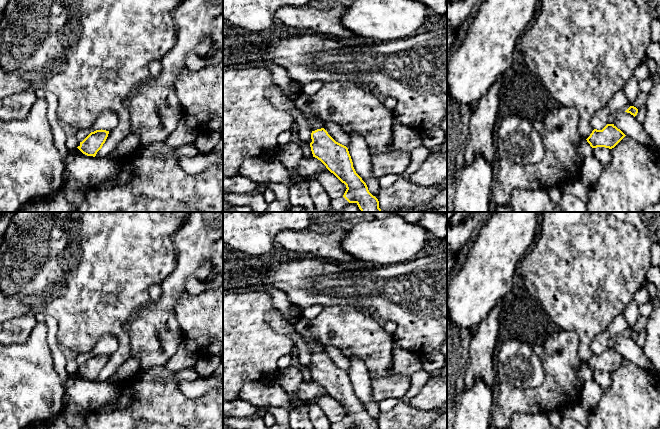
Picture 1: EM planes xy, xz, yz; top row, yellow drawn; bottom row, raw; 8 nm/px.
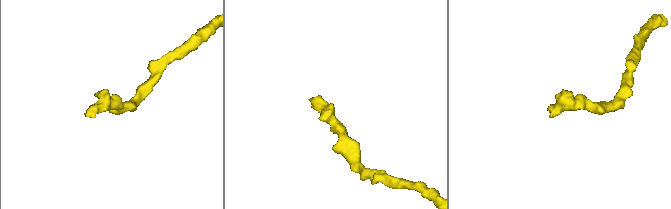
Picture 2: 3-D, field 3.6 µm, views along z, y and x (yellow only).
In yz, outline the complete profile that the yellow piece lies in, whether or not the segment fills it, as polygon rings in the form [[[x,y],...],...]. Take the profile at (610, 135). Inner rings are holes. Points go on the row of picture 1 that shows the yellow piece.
[[[607,124],[602,130],[594,129],[587,139],[582,139],[576,151],[584,159],[593,156],[594,148],[614,148],[625,136],[614,124]]]

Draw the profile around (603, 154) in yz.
[[[605,147],[593,148],[593,156],[597,158],[602,167],[606,167],[611,162],[611,149]]]

